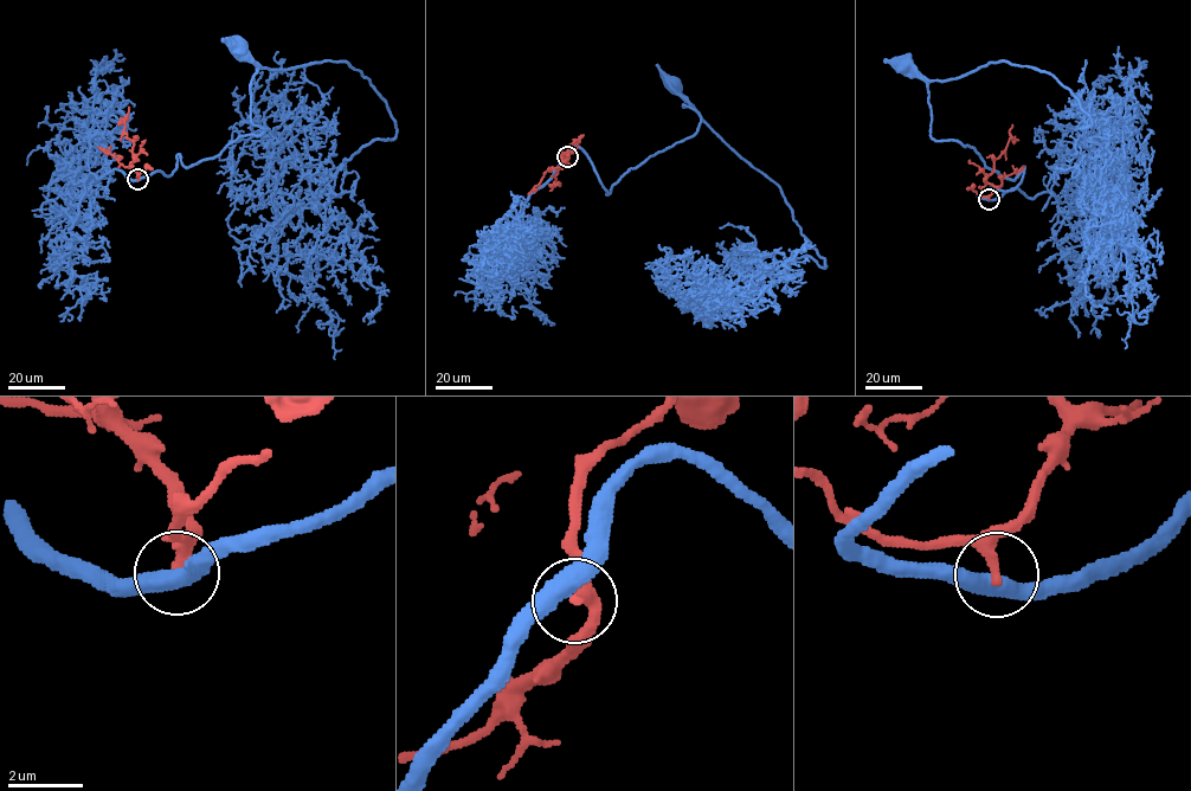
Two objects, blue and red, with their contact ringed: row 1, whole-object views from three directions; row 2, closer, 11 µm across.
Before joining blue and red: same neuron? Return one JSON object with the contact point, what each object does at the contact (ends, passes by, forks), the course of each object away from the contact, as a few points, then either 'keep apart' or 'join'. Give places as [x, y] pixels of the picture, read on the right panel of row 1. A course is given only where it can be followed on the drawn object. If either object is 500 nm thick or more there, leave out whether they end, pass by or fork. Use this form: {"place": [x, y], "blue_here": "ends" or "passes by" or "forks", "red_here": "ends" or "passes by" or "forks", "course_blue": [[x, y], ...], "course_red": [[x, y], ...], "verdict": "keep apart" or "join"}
{"place": [989, 199], "blue_here": "passes by", "red_here": "ends", "course_blue": [[989, 199], [978, 197], [1014, 190], [1024, 167], [1006, 179], [973, 147], [933, 139], [928, 88], [905, 64]], "course_red": [[989, 199], [993, 186], [986, 178], [992, 172], [993, 161], [1005, 150], [1012, 124]], "verdict": "keep apart"}

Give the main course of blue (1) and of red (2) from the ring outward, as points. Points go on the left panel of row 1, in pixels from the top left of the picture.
1: (137, 179), (169, 175), (178, 155), (192, 166), (269, 129), (252, 122), (257, 68), (236, 46)
2: (137, 179), (132, 162), (133, 141), (124, 132), (128, 107)

